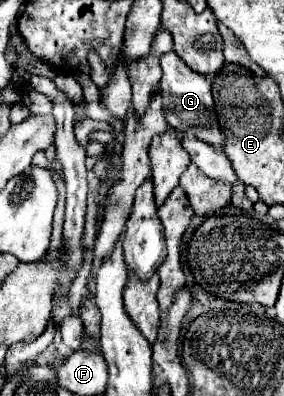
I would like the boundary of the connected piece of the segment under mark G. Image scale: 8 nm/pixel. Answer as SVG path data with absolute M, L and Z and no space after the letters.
M164 53L160 57L162 65L162 79L160 79L160 95L162 95L162 107L164 115L168 121L168 127L172 127L178 133L186 133L192 137L198 137L210 145L222 145L224 143L224 133L220 131L216 113L214 113L214 101L212 101L212 91L210 91L210 81L186 67L186 63L174 53Z

